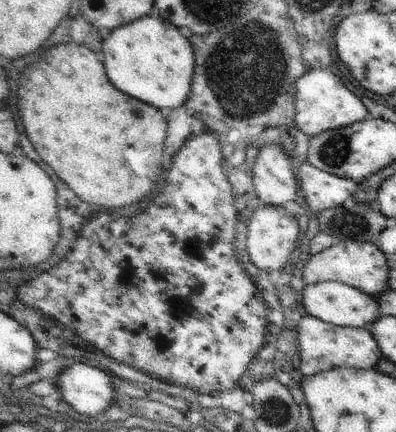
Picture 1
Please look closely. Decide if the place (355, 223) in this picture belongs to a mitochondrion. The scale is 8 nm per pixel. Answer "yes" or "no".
yes

